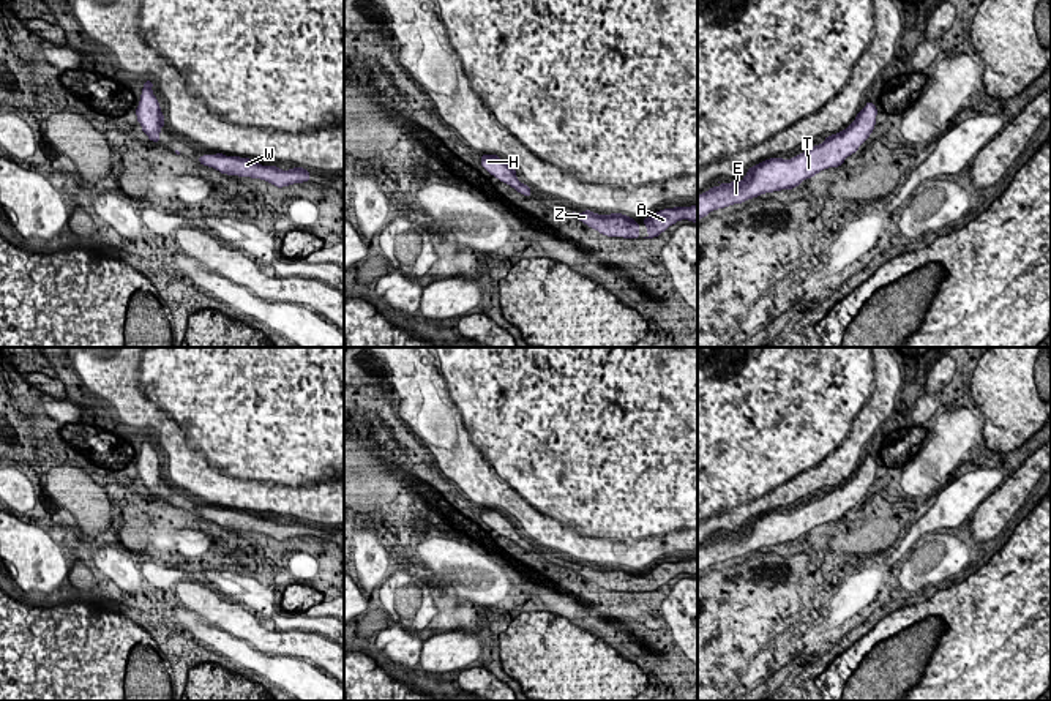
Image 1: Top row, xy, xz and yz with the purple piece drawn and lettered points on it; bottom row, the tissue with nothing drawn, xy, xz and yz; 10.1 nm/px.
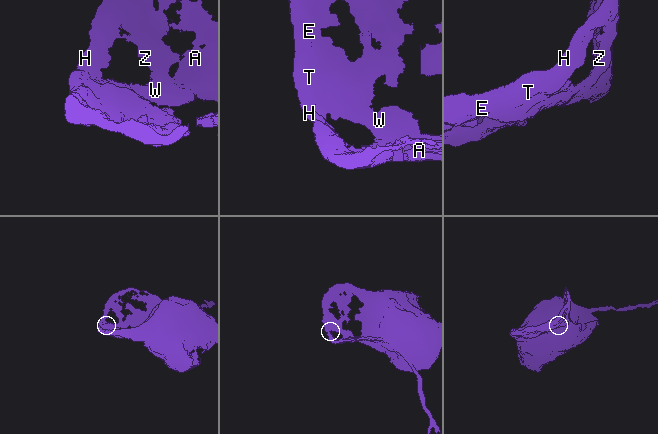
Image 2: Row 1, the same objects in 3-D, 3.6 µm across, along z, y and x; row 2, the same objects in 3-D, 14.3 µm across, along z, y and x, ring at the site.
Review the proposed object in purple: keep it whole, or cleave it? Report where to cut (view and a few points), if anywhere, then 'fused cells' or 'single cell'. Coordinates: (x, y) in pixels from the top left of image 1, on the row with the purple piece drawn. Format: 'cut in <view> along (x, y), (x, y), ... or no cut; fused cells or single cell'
no cut; single cell

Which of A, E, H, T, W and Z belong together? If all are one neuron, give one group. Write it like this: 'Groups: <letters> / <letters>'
Groups: A E H T W Z

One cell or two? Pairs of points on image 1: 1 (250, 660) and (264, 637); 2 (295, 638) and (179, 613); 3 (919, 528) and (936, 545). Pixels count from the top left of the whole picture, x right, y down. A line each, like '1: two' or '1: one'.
1: two
2: two
3: two

